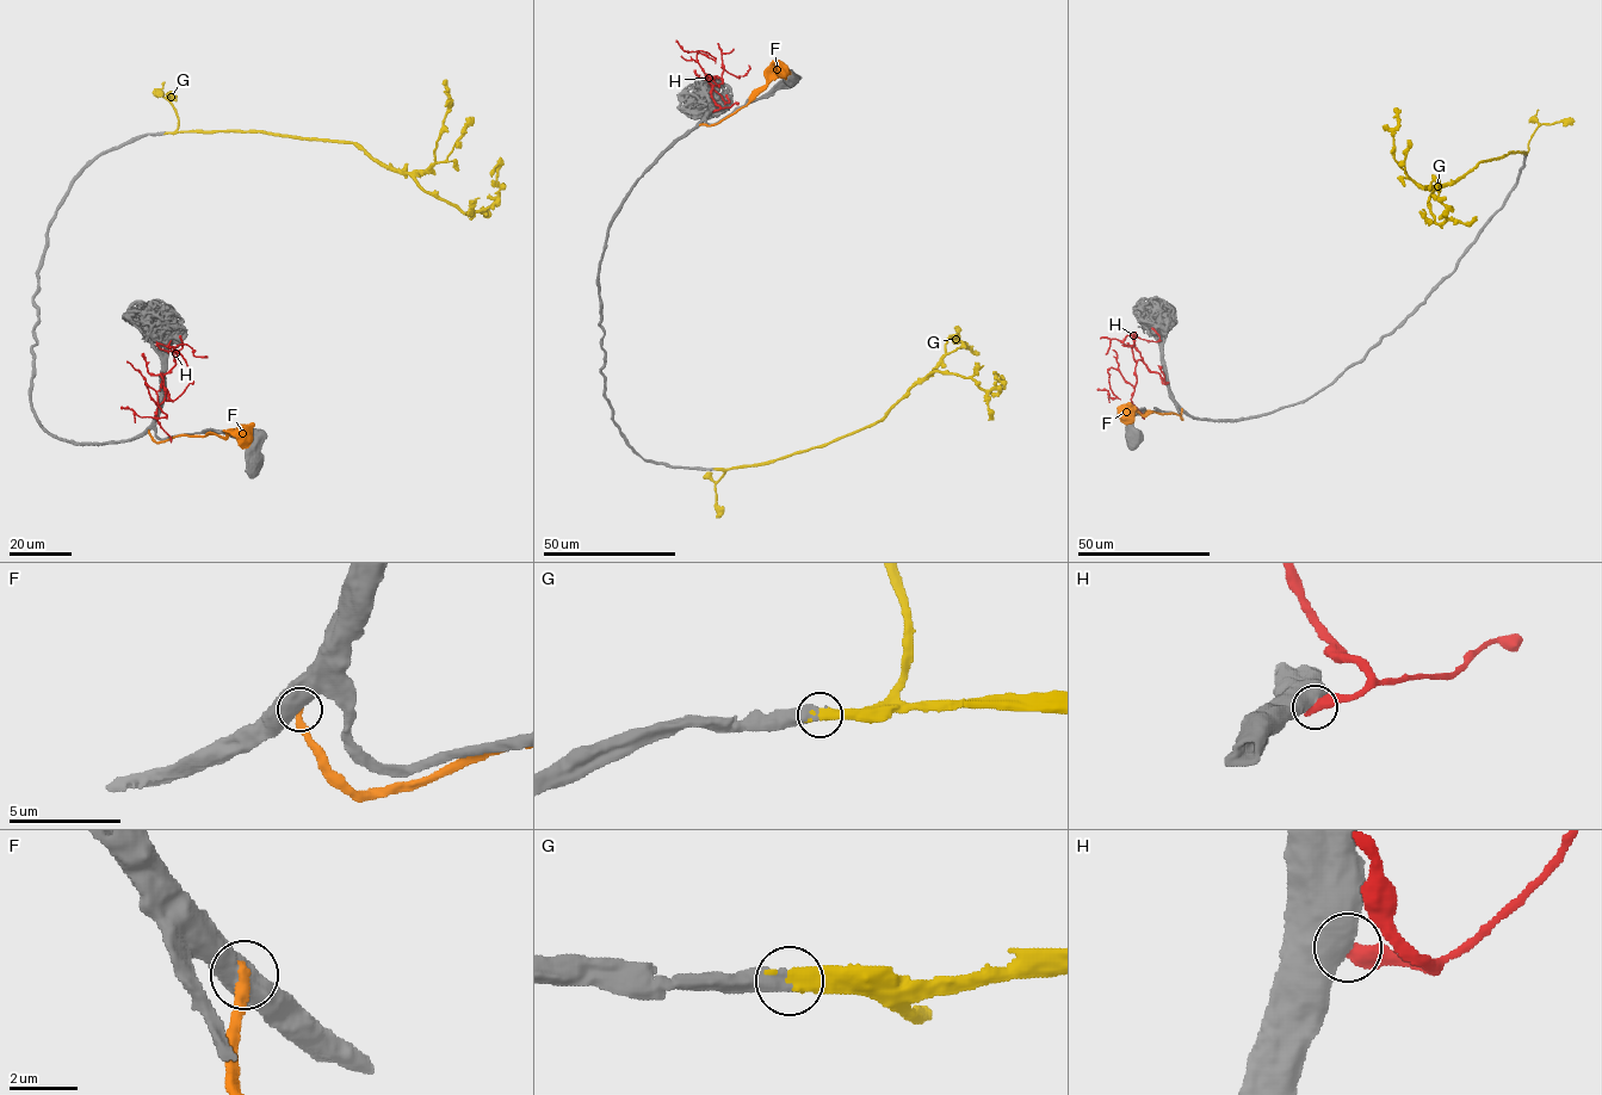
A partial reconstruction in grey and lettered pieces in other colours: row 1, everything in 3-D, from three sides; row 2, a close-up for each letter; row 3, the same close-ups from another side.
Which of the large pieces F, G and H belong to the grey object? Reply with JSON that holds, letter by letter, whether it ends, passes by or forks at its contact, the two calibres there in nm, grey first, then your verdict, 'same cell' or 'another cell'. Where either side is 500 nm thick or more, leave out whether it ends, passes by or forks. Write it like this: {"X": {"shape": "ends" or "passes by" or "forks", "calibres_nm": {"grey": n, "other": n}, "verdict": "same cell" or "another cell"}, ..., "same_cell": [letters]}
{"F": {"calibres_nm": {"grey": 750, "other": 320}, "verdict": "another cell"}, "G": {"calibres_nm": {"grey": 550, "other": 550}, "verdict": "same cell"}, "H": {"calibres_nm": {"grey": 700, "other": 500}, "verdict": "another cell"}, "same_cell": ["G"]}

